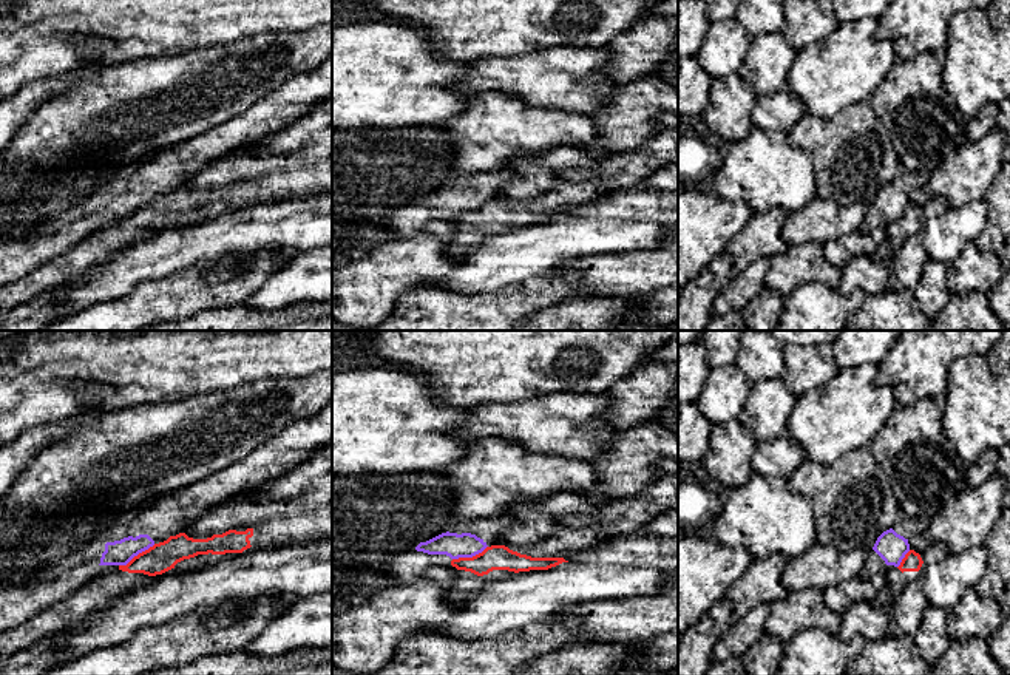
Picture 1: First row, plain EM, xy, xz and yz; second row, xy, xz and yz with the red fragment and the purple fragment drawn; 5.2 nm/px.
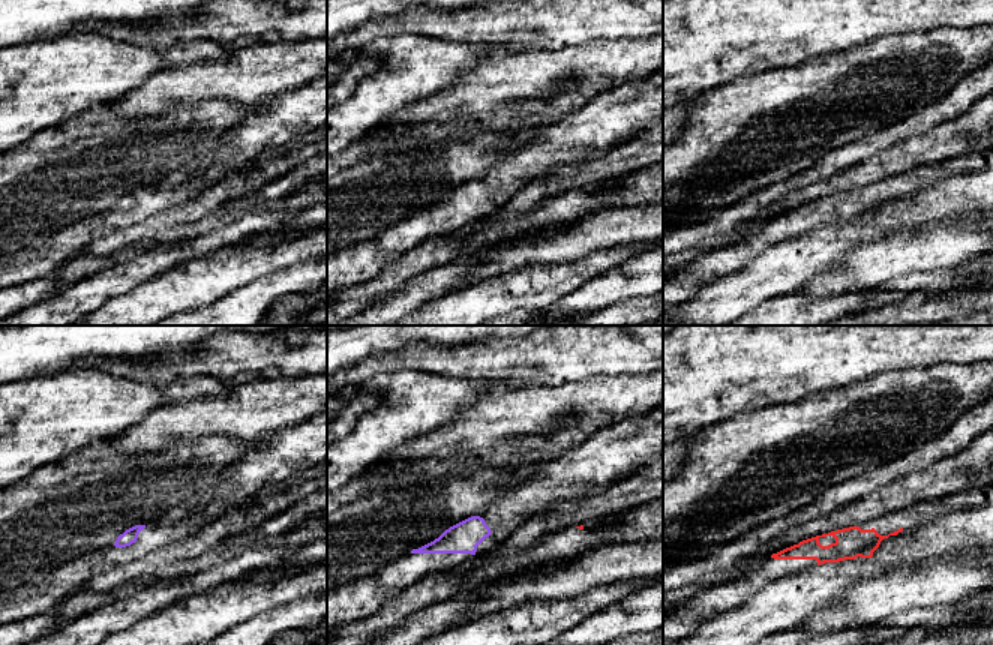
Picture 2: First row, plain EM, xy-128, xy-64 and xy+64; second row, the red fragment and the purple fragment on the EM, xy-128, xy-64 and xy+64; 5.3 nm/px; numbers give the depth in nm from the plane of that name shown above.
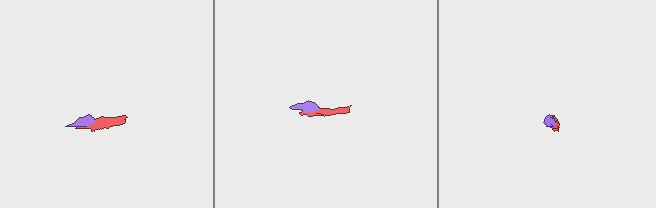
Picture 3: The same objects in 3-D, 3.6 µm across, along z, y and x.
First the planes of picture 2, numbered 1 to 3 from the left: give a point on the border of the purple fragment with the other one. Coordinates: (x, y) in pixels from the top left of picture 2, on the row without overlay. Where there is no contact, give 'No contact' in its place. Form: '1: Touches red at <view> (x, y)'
1: No contact
2: No contact
3: No contact

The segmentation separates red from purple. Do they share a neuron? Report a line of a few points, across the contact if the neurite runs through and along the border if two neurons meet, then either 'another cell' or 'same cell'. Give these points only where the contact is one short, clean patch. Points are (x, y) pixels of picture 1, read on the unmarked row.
line xy (155, 198), (119, 220); another cell

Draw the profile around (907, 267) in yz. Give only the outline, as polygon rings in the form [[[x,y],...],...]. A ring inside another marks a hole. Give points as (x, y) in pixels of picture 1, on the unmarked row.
[[[908,236],[891,259],[891,284],[899,292],[914,292],[924,275],[924,266],[930,259],[919,236]]]

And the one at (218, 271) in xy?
[[[233,256],[230,261],[213,263],[198,272],[201,278],[207,276],[210,280],[224,280],[236,275],[247,259],[249,258]]]

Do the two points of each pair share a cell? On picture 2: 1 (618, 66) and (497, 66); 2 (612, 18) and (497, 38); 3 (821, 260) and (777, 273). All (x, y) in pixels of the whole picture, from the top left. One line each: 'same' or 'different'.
1: same
2: same
3: same

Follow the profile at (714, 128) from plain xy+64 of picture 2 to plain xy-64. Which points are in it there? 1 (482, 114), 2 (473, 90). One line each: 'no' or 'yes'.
1: yes
2: yes

